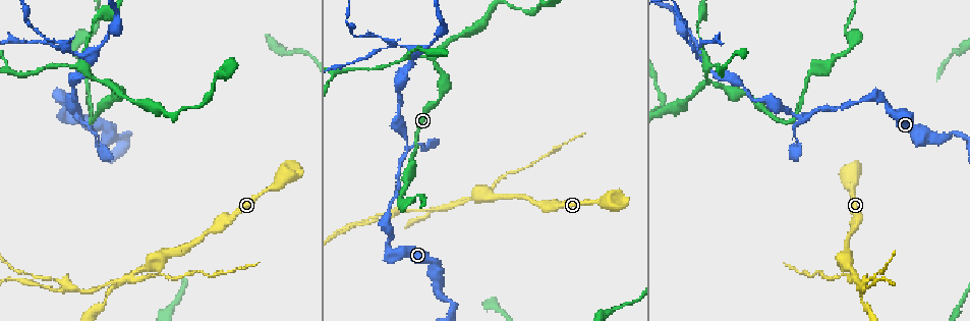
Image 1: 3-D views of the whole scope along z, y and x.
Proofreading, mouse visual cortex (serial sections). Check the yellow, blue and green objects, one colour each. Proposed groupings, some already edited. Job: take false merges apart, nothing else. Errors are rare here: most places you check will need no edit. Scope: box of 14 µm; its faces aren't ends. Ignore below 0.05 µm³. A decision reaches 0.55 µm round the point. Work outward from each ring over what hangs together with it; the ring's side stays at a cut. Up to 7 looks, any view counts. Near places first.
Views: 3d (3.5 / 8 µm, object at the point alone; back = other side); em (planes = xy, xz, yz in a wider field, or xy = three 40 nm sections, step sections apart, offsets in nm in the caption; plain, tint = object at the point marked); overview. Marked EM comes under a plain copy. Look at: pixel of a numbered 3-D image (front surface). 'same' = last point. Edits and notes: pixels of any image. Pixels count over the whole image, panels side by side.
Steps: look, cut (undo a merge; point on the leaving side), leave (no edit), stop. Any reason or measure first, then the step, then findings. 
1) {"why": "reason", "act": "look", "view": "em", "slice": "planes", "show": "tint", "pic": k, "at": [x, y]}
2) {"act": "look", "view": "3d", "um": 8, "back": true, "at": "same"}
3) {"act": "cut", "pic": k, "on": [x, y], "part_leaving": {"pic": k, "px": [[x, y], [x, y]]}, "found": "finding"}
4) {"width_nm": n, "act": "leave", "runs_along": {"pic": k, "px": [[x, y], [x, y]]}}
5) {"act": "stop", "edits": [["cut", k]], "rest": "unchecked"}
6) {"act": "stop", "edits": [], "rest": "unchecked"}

{"why": "three arms meet", "act": "look", "view": "em", "slice": "planes", "show": "tint", "pic": 1, "at": [405, 155]}

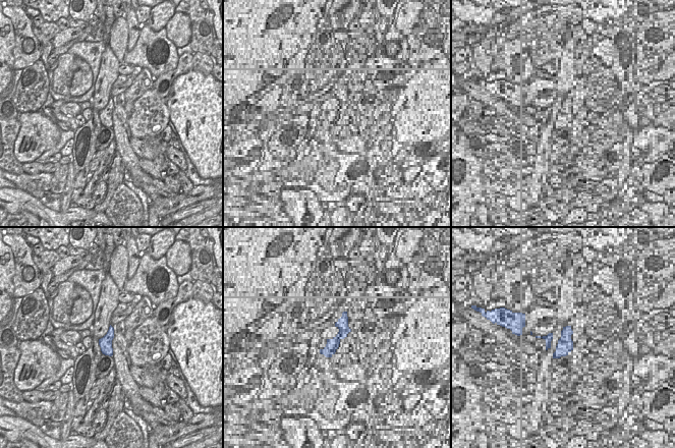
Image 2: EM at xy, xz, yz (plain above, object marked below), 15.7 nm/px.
{"act": "look", "view": "3d", "um": 3.5, "at": "same"}

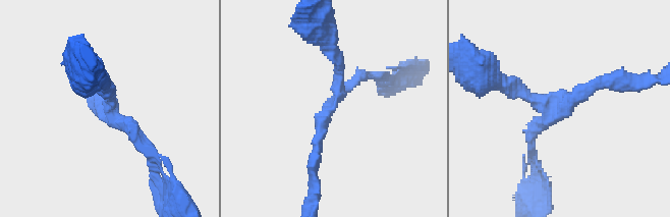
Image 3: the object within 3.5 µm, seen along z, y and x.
{"arm_widths_nm": [200, 200, 200], "act": "leave", "runs_along": {"pic": 3, "px": [[313, 167], [340, 84], [334, 55]]}, "found": "continuous, no second cell"}

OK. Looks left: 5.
{"why": "two arms at a narrow angle", "act": "look", "view": "3d", "um": 3.5, "pic": 1, "at": [444, 210]}

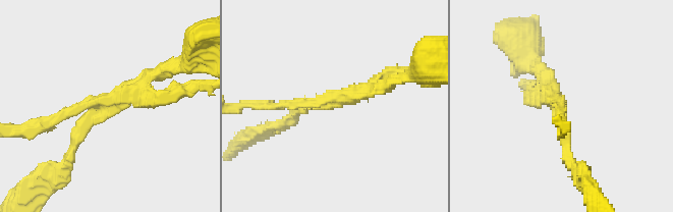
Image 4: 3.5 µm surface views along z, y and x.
{"act": "look", "view": "em", "slice": "xy", "step": 3, "show": "tint", "pic": 4, "at": [336, 97]}

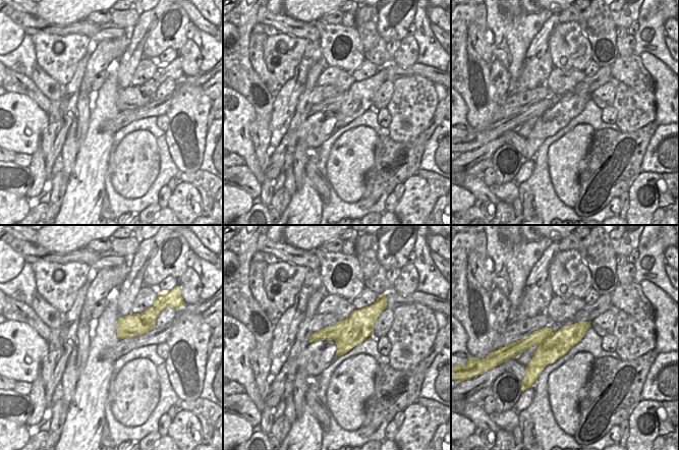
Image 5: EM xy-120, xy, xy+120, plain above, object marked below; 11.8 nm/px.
{"act": "cut", "pic": 4, "on": [269, 106], "part_leaving": {"pic": 4, "px": [[130, 92], [61, 113], [40, 128]]}, "found": "two cells meet here"}

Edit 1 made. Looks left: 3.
{"why": "three arms meet", "act": "look", "view": "3d", "um": 3.5, "back": true, "pic": 1, "at": [434, 58]}

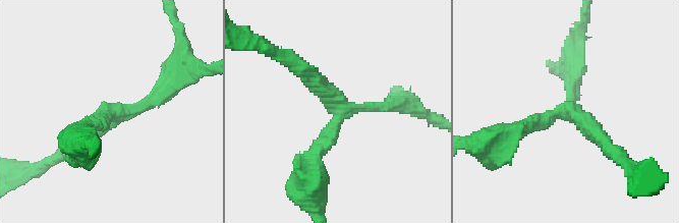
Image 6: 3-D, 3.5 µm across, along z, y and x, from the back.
{"arms": 3, "arm_widths_nm": [150, 250, 250], "act": "look", "view": "em", "slice": "planes", "show": "tint", "pic": 6, "at": [111, 114]}

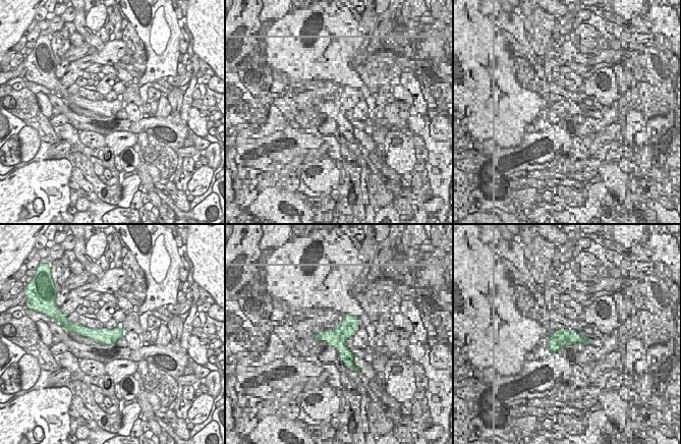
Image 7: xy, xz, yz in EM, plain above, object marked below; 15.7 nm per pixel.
{"act": "leave", "runs_along": {"pic": 6, "px": [[515, 131], [575, 113], [612, 151]]}, "found": "all the same cell"}

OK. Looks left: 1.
{"act": "stop", "edits": [["cut", 4]], "rest": "unchecked"}

